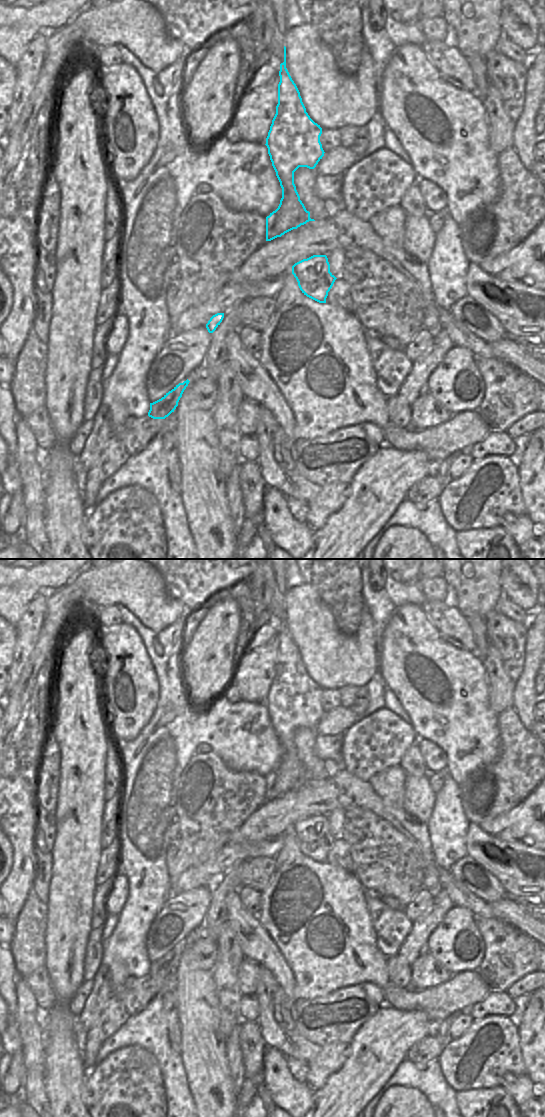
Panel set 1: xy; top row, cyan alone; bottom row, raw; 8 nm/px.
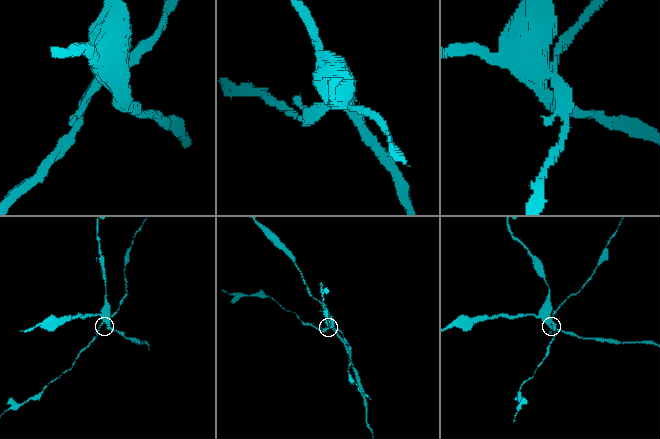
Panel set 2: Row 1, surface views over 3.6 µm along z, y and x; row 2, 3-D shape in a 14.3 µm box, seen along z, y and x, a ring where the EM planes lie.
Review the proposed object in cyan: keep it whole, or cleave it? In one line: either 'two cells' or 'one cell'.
two cells

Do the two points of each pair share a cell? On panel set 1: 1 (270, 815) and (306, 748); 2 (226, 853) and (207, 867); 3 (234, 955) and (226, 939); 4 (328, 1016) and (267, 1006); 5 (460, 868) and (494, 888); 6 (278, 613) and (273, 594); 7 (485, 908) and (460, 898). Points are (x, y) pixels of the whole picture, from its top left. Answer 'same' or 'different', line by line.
1: different
2: same
3: same
4: different
5: same
6: same
7: same

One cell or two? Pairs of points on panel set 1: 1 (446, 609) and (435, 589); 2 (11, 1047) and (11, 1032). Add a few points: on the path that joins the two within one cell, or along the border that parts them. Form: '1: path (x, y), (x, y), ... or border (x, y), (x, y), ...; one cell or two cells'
1: border (426, 598), (449, 601); two cells
2: path (11, 1043), (11, 1036); one cell

